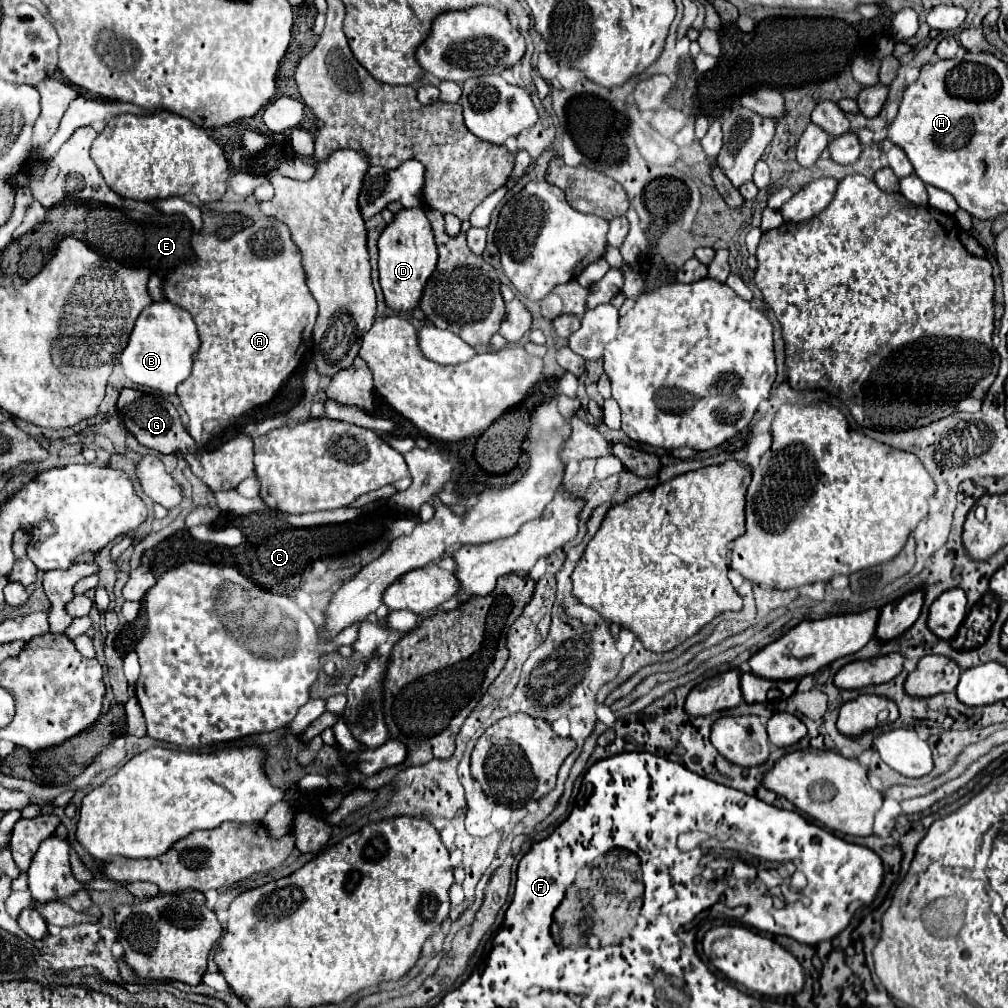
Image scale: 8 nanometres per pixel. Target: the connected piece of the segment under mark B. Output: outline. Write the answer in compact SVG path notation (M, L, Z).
M163 300L149 304L137 318L135 328L129 336L127 348L121 352L121 366L125 376L139 384L159 390L163 394L175 394L175 388L189 378L193 356L197 354L201 340L197 336L197 326L187 310Z

